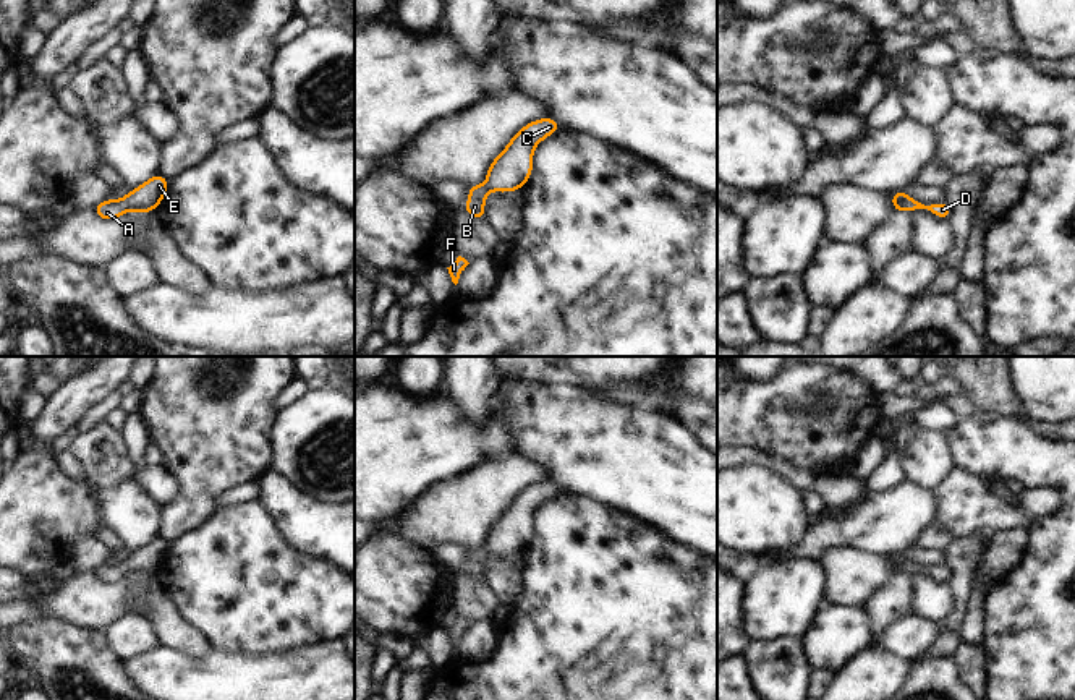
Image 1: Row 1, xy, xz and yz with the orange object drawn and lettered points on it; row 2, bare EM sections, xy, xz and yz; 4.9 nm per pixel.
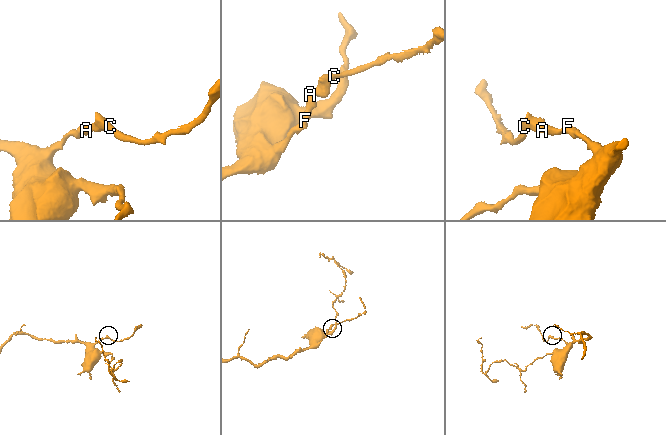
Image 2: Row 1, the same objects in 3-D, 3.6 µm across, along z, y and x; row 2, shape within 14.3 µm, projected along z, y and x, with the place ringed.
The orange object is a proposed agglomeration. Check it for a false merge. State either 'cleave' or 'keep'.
keep

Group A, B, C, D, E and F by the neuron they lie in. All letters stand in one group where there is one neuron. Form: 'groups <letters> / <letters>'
groups A B C D E F

